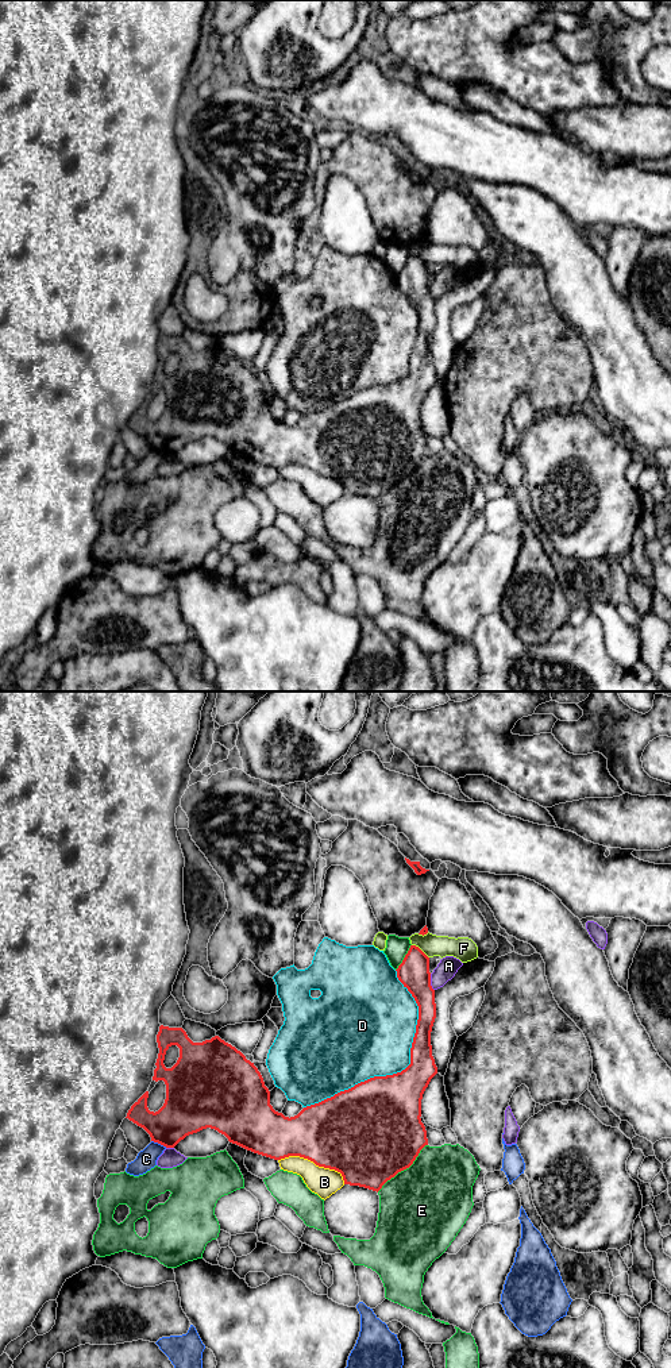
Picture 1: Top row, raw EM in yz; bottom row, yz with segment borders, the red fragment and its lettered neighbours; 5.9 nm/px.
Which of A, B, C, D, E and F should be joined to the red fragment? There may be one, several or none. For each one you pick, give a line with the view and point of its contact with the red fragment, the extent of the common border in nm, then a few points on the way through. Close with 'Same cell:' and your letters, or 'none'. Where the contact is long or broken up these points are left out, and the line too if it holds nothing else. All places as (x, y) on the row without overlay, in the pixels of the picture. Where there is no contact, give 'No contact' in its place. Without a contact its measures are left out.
Same cell: none

